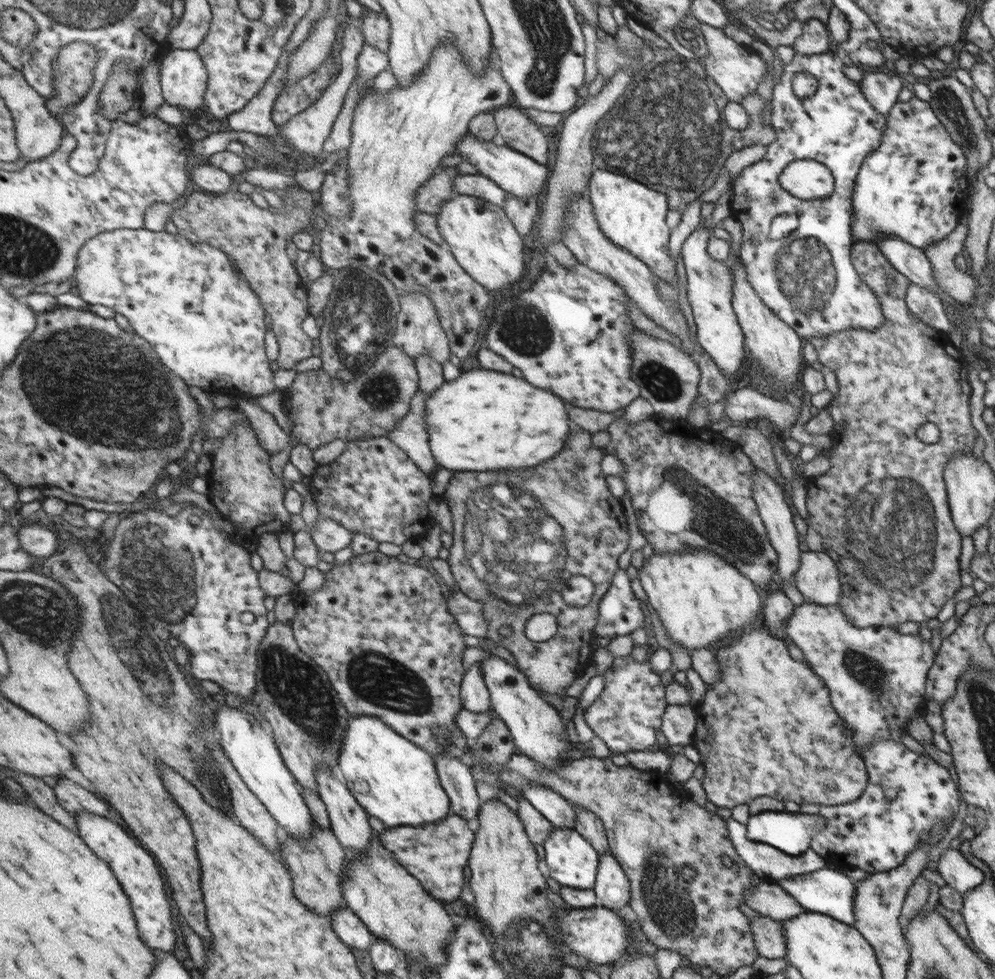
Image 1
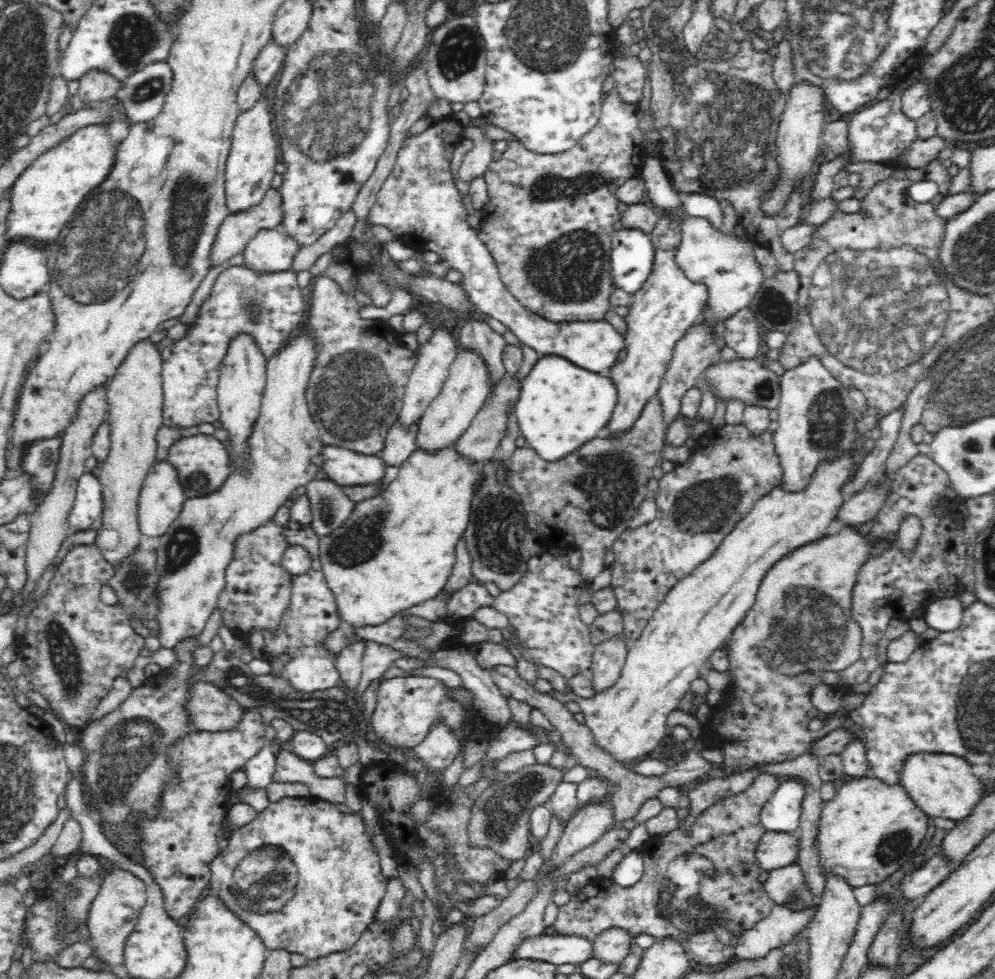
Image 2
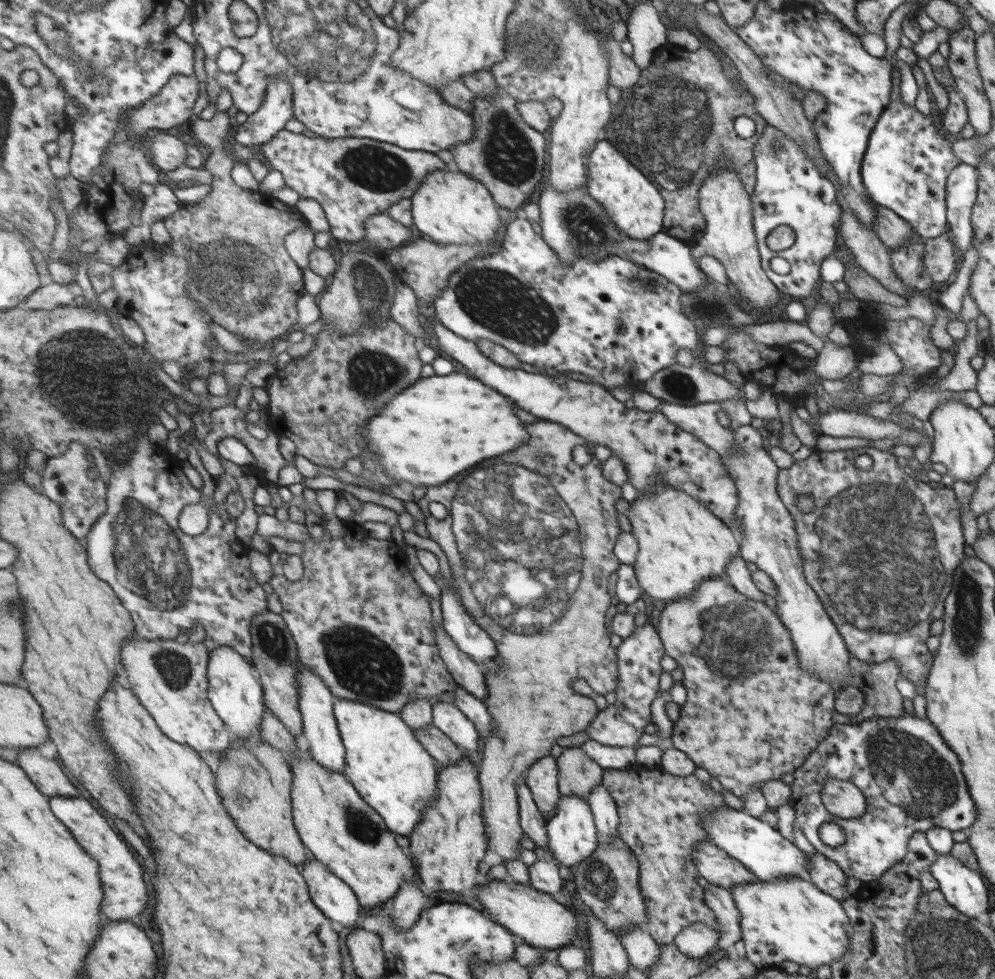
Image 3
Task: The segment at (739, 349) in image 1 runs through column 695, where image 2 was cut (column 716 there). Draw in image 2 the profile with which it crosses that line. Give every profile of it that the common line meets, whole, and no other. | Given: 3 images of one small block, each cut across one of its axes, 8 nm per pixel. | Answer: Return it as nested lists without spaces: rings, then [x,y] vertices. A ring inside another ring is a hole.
[[[658,156],[644,158],[640,166],[639,177],[645,182],[647,203],[658,212],[668,213],[680,225],[680,246],[676,250],[676,258],[680,258],[680,266],[688,270],[688,278],[696,278],[696,283],[708,282],[708,300],[703,311],[712,329],[718,321],[724,322],[741,307],[748,307],[750,301],[767,280],[762,271],[762,265],[756,260],[752,240],[732,237],[714,228],[705,218],[690,216],[685,213],[682,222],[678,217],[669,213],[674,207],[682,205],[682,195],[671,183],[670,177],[664,170]]]

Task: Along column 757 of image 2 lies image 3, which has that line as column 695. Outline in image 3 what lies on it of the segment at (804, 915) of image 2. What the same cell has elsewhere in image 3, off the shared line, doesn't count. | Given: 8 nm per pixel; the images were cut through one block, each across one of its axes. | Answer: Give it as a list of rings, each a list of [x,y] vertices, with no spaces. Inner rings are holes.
[[[694,922],[693,925],[685,926],[685,929],[677,934],[673,943],[686,957],[702,959],[717,946],[718,940],[719,933],[716,930],[704,926],[702,922]]]

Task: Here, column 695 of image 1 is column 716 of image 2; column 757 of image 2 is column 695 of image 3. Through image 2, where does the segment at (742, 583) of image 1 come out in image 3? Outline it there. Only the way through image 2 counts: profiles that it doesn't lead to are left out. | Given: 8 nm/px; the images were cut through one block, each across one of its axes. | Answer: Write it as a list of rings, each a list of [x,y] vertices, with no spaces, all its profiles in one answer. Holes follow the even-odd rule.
[[[659,484],[659,488],[654,490],[654,494],[647,495],[646,497],[638,496],[627,512],[627,517],[632,524],[632,534],[637,538],[638,542],[638,555],[636,563],[633,565],[638,582],[641,585],[641,590],[652,596],[654,600],[660,600],[660,602],[674,602],[674,600],[682,600],[682,598],[690,598],[700,585],[704,581],[708,581],[710,578],[724,578],[726,582],[730,583],[730,579],[726,577],[728,573],[728,567],[733,562],[734,558],[741,555],[741,544],[738,537],[732,532],[729,526],[722,523],[702,502],[698,502],[692,496],[686,494],[685,491],[675,490],[673,487],[666,487],[665,484]]]

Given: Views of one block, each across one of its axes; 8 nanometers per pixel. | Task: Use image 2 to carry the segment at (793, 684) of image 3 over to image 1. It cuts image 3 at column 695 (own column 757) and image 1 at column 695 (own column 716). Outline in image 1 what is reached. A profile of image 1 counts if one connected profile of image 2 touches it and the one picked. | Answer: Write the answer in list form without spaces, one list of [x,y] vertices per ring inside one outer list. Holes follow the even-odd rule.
[[[763,620],[758,626],[746,626],[746,630],[740,630],[738,634],[730,636],[731,639],[723,645],[714,647],[712,651],[719,663],[719,681],[714,684],[706,684],[706,694],[703,701],[694,707],[696,712],[696,728],[692,738],[692,746],[699,752],[701,765],[704,767],[704,778],[701,782],[707,800],[713,802],[717,807],[733,809],[741,804],[750,804],[758,797],[772,797],[778,800],[793,800],[802,803],[816,803],[824,806],[836,806],[854,802],[865,792],[868,785],[869,773],[865,767],[864,758],[858,758],[854,752],[854,742],[850,736],[846,736],[846,722],[838,718],[838,713],[832,703],[832,696],[828,696],[825,681],[812,669],[810,665],[798,661],[794,654],[790,654],[790,643],[787,637],[779,637],[766,626]]]

